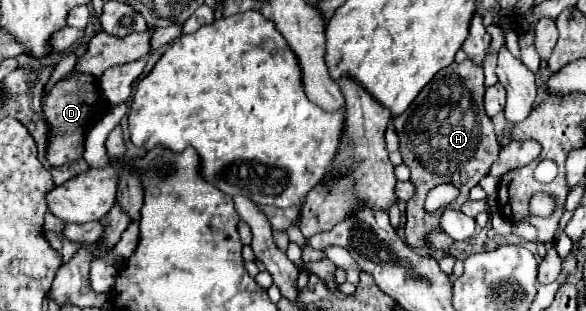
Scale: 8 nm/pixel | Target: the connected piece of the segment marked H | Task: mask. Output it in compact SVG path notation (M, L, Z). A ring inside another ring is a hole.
M470 59L452 63L434 75L406 113L392 119L400 137L402 159L412 171L410 181L416 189L414 197L406 203L406 243L410 247L426 247L428 231L438 229L438 213L426 213L424 209L426 193L438 183L452 183L460 189L460 195L454 201L456 209L460 209L462 203L468 201L468 191L488 175L490 165L498 157L500 143L494 135L492 121L482 107L484 89L482 67Z

